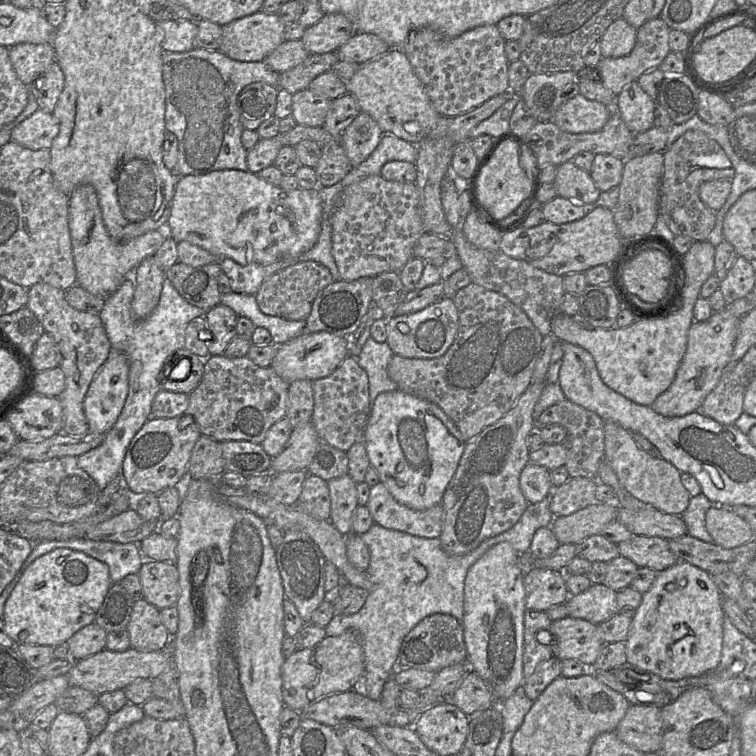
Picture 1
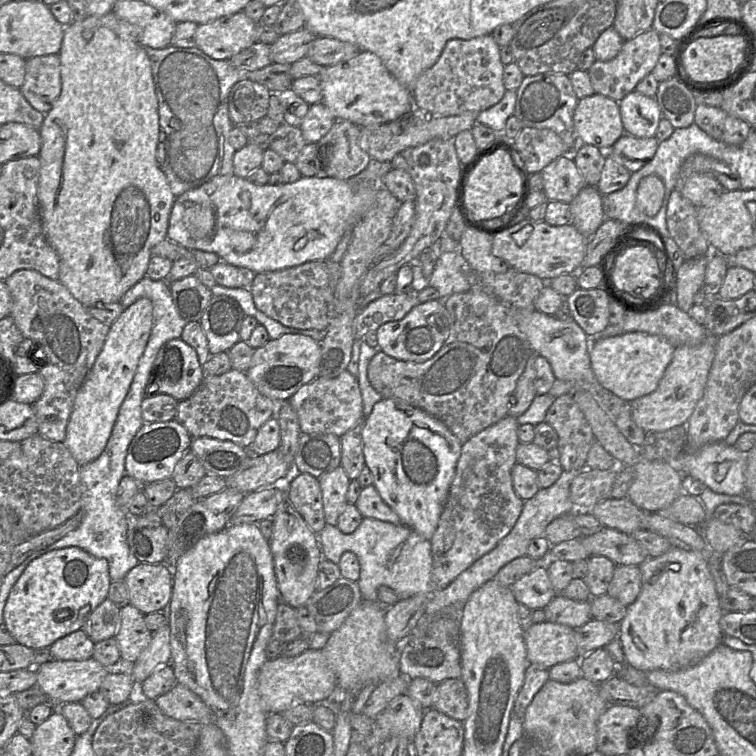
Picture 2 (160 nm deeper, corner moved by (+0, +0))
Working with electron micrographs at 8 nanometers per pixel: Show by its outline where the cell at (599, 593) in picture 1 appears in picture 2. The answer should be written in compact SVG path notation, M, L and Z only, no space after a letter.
M557 594L544 608L548 622L567 625L573 629L592 619L590 601L575 601Z

